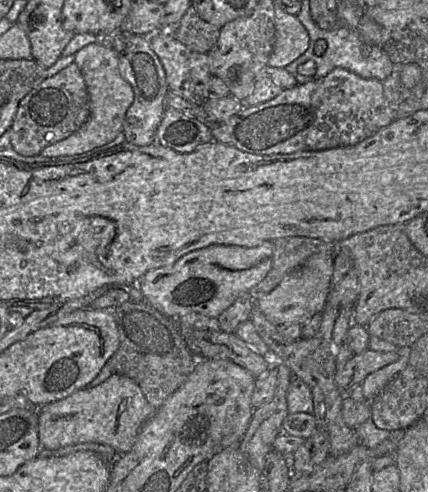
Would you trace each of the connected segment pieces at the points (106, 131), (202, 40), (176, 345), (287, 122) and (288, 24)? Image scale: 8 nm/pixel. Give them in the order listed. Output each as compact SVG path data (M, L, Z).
M108 43L89 44L74 54L77 65L84 78L89 98L90 115L88 120L67 138L44 148L44 157L65 157L83 155L114 140L123 130L125 114L133 102L133 90L121 76L118 56Z
M190 7L174 28L173 35L188 48L207 54L218 40L219 29L200 18Z
M128 301L115 308L119 347L110 358L116 374L134 380L146 400L155 408L179 389L194 370L198 359L191 353L176 319L159 312L146 301Z
M334 68L322 78L284 88L275 98L243 109L224 122L211 125L213 141L257 155L321 151L361 142L389 125L395 118L383 95L382 82L363 78L347 69Z
M275 7L275 40L268 65L285 68L309 48L309 35L296 15Z

